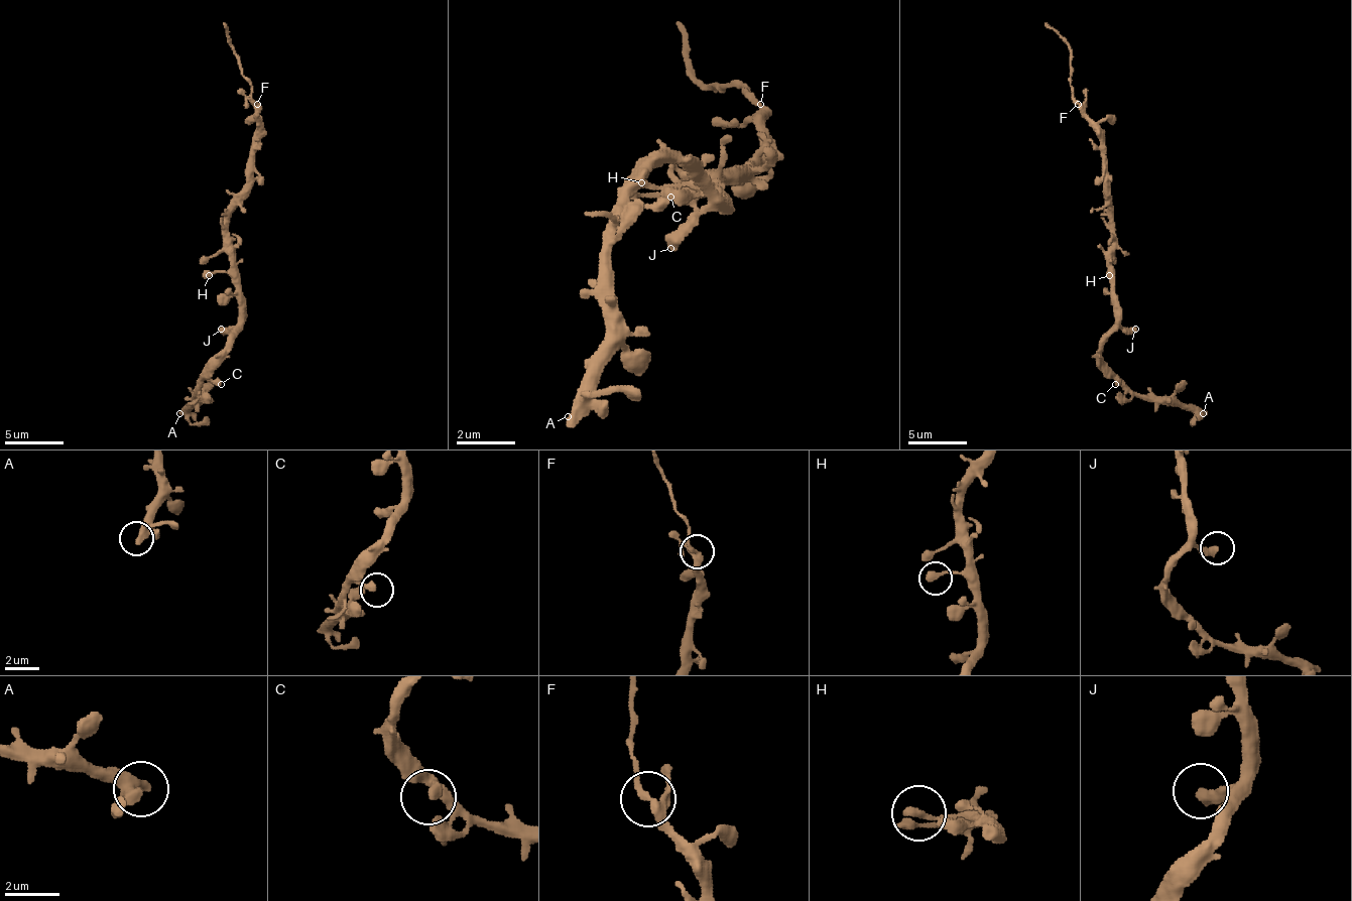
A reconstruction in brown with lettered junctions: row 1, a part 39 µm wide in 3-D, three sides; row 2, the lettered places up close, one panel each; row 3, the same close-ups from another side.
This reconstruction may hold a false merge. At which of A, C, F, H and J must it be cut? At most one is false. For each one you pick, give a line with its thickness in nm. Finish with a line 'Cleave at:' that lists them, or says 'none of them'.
F: calibre 280 nm
Cleave at: F

